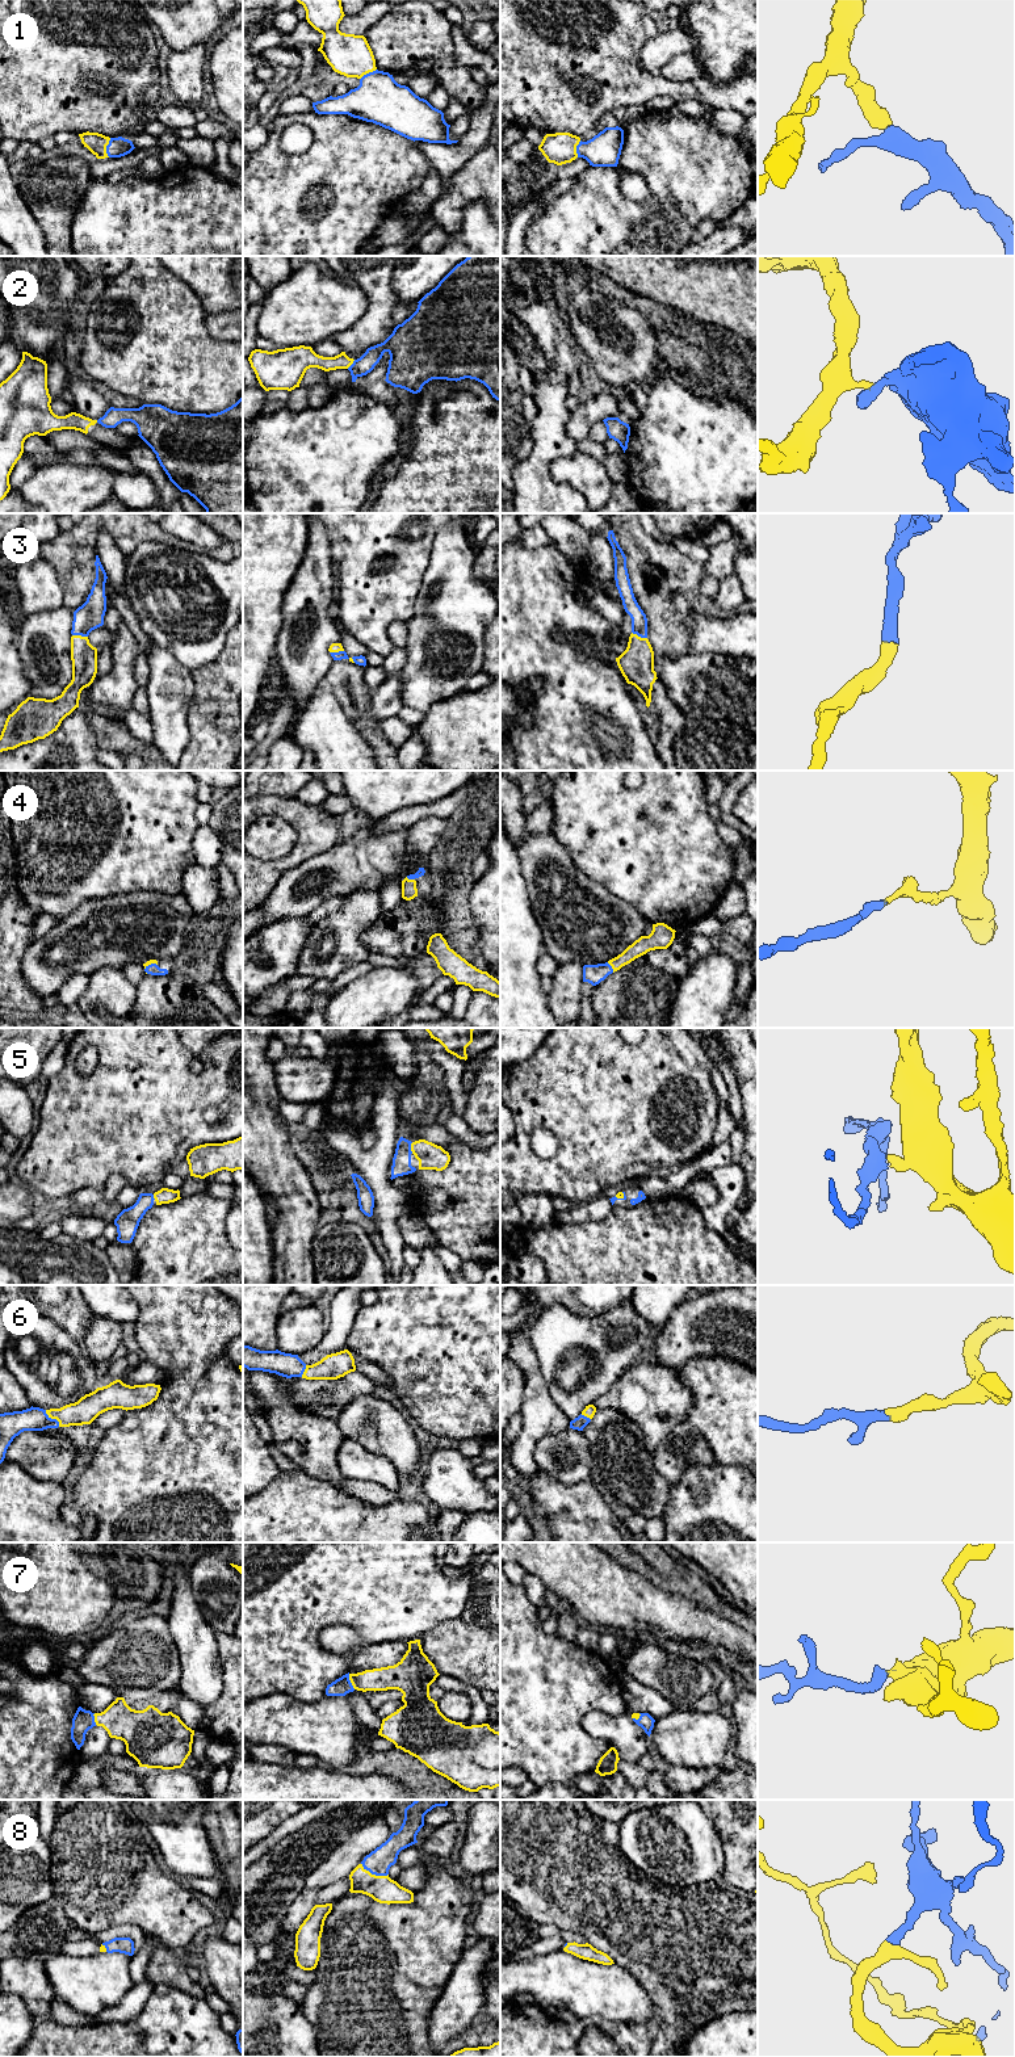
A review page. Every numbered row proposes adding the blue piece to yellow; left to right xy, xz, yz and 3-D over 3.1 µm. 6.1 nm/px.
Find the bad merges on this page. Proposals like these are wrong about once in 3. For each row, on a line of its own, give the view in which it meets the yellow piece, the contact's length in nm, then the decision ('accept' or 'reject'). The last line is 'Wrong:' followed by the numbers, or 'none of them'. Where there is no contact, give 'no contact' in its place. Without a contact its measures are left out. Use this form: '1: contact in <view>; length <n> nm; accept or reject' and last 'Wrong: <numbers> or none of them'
1: contact in xy; length 120 nm; accept
2: contact in xz; length 80 nm; reject
3: contact in xy; length 100 nm; accept
4: contact in yz; length 80 nm; accept
5: contact in xz; length 70 nm; accept
6: contact in xy; length 140 nm; accept
7: contact in xz; length 100 nm; accept
8: contact in xz; length 180 nm; accept
Wrong: 2

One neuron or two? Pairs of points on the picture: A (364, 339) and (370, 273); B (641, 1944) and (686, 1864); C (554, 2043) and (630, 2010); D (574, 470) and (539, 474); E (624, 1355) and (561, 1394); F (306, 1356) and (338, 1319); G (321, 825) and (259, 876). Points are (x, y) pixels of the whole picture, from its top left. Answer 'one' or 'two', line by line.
A: one
B: two
C: two
D: two
E: one
F: one
G: one

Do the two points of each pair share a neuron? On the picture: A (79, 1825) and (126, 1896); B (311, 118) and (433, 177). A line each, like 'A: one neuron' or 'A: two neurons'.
A: one neuron
B: two neurons

